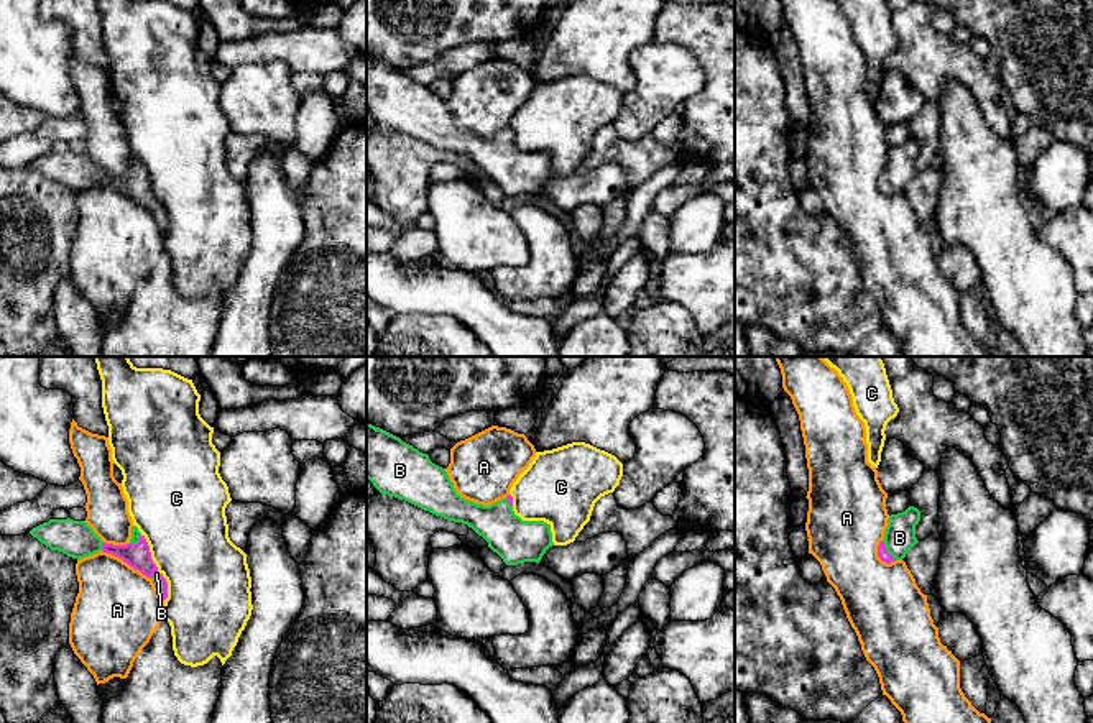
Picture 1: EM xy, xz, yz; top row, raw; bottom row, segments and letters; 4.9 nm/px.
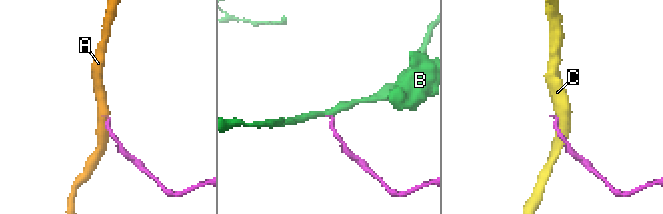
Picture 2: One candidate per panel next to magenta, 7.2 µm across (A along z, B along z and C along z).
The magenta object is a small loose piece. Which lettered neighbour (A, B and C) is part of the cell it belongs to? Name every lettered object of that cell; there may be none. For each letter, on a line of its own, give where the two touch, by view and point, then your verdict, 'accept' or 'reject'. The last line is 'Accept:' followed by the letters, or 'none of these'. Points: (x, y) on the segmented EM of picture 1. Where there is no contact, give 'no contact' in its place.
A: meets magenta in xy at (127, 562); reject
B: meets magenta in yz at (886, 551); accept
C: meets magenta in xy at (150, 552); reject
Accept: B

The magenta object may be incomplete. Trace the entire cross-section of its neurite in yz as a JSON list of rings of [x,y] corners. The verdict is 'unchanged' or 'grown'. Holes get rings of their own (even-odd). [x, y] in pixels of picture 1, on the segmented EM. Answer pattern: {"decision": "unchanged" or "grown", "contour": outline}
{"decision": "grown", "contour": [[[909,506],[906,511],[891,514],[884,539],[878,546],[878,557],[891,564],[902,560],[906,554],[919,542],[915,537],[915,526],[920,521],[920,511]]]}

